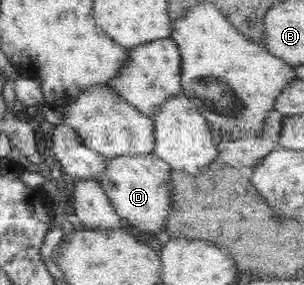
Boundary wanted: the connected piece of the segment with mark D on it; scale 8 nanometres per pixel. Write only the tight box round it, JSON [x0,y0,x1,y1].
[101,153,175,232]

